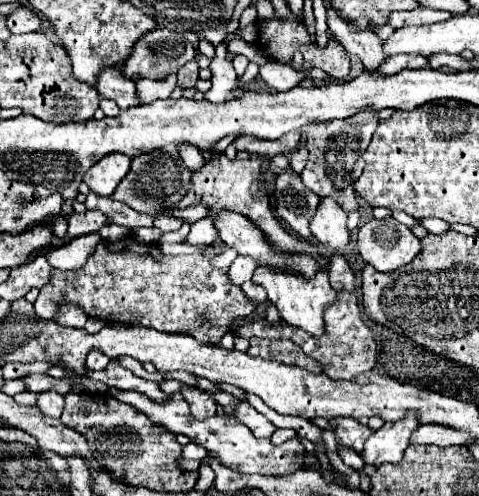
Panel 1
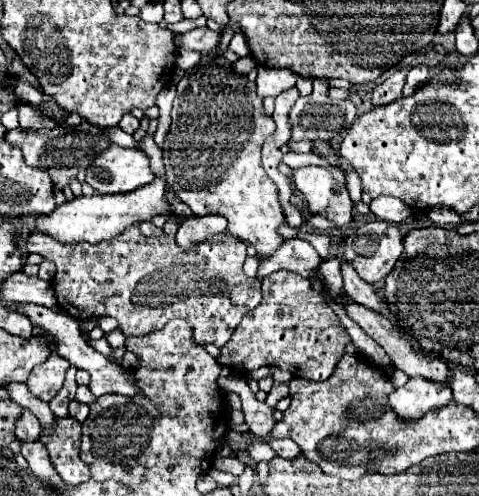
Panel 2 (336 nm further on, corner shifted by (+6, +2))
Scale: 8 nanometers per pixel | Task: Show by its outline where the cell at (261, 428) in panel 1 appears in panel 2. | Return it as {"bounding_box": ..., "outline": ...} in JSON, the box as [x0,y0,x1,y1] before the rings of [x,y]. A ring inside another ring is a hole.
{"bounding_box":[270,440,302,460],"outline":[[[274,440],[270,446],[276,450],[276,454],[280,458],[286,458],[286,460],[294,460],[294,458],[298,458],[302,454],[300,446],[296,442],[292,442],[292,440]]]}

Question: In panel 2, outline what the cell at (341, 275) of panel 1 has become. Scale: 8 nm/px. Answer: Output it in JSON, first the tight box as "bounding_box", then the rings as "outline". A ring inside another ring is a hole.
{"bounding_box":[258,238,322,278],"outline":[[[292,238],[292,240],[286,240],[284,244],[280,244],[274,254],[260,258],[258,278],[264,278],[282,268],[308,278],[308,272],[312,272],[312,268],[320,266],[320,262],[322,262],[322,258],[306,240]]]}

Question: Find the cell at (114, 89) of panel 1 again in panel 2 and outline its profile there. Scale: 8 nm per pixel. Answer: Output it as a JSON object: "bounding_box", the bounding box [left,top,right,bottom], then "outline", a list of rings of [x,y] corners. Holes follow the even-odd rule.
{"bounding_box":[34,136,176,244],"outline":[[[144,136],[140,140],[140,148],[148,154],[152,160],[152,170],[156,174],[156,180],[144,188],[138,188],[136,192],[124,194],[124,196],[104,196],[104,194],[94,194],[94,196],[80,196],[74,198],[72,202],[64,202],[62,206],[56,206],[56,210],[48,216],[40,216],[34,220],[34,226],[40,232],[50,234],[52,238],[64,242],[64,244],[74,244],[74,242],[90,242],[98,244],[102,240],[110,240],[112,236],[118,236],[126,226],[142,220],[152,220],[156,214],[162,214],[166,218],[176,218],[168,212],[170,202],[164,198],[166,194],[166,182],[164,182],[164,164],[162,164],[162,150],[154,144],[154,136]]]}

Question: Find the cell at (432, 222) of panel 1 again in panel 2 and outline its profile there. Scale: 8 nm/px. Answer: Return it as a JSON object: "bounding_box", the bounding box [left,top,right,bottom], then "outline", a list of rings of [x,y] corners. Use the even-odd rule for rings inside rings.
{"bounding_box":[370,196,410,224],"outline":[[[394,196],[372,198],[370,212],[376,214],[378,218],[382,218],[382,220],[388,220],[388,222],[394,222],[394,224],[398,224],[398,222],[402,222],[410,216],[410,208]]]}

